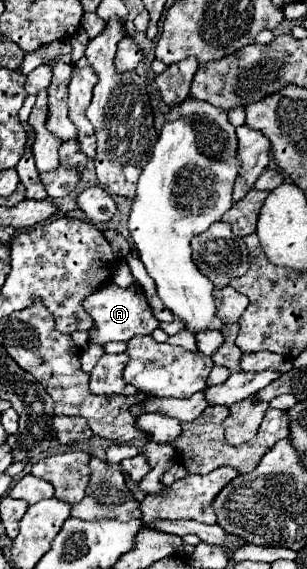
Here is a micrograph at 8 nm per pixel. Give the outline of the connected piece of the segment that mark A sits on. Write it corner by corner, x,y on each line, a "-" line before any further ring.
107,283
99,287
93,295
83,301
85,311
93,317
97,327
97,341
101,345
109,341
129,341
135,335
151,335
159,327
159,321
153,317
151,307
141,289
121,289
115,283

